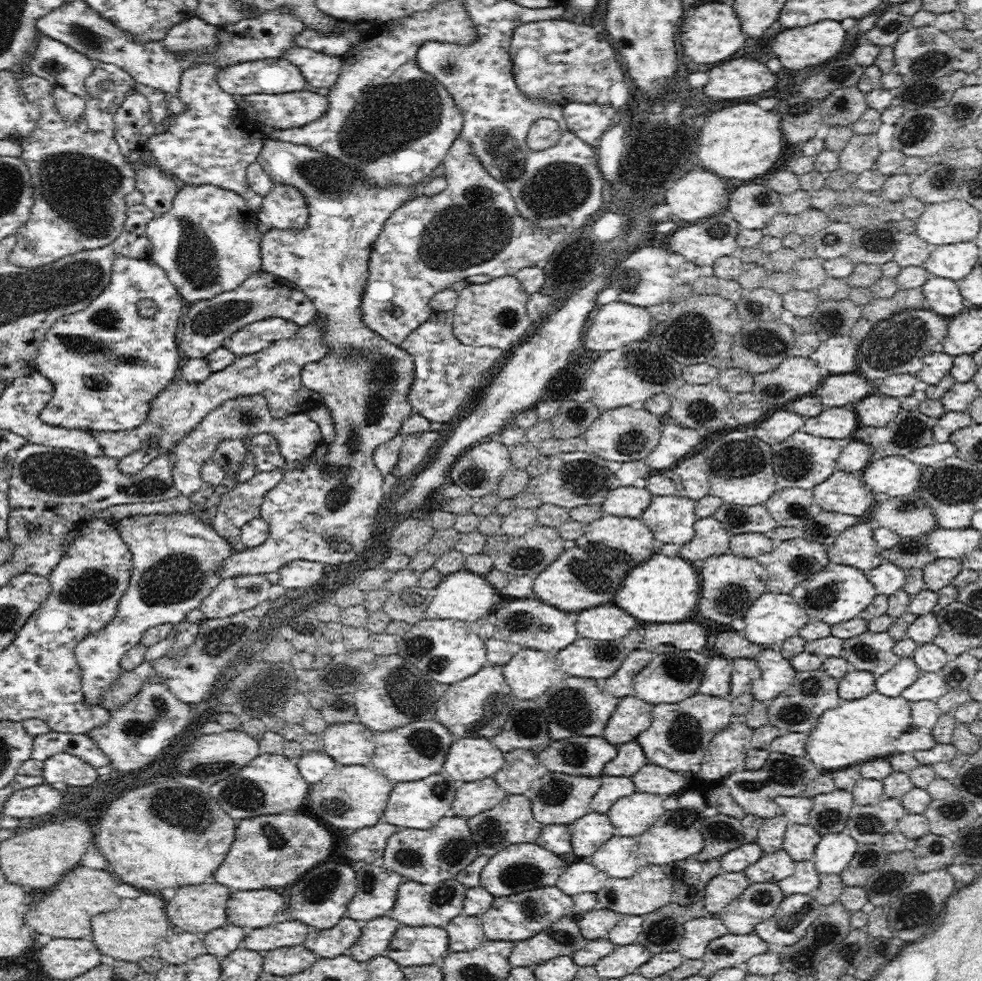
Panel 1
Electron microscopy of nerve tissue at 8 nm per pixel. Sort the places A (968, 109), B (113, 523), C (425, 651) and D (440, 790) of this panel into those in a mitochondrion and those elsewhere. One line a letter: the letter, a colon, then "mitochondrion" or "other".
A: mitochondrion
B: other
C: mitochondrion
D: mitochondrion

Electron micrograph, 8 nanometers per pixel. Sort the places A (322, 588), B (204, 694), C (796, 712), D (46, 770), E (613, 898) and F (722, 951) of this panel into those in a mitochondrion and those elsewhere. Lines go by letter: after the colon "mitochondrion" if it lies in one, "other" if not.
A: other
B: other
C: mitochondrion
D: other
E: mitochondrion
F: mitochondrion

